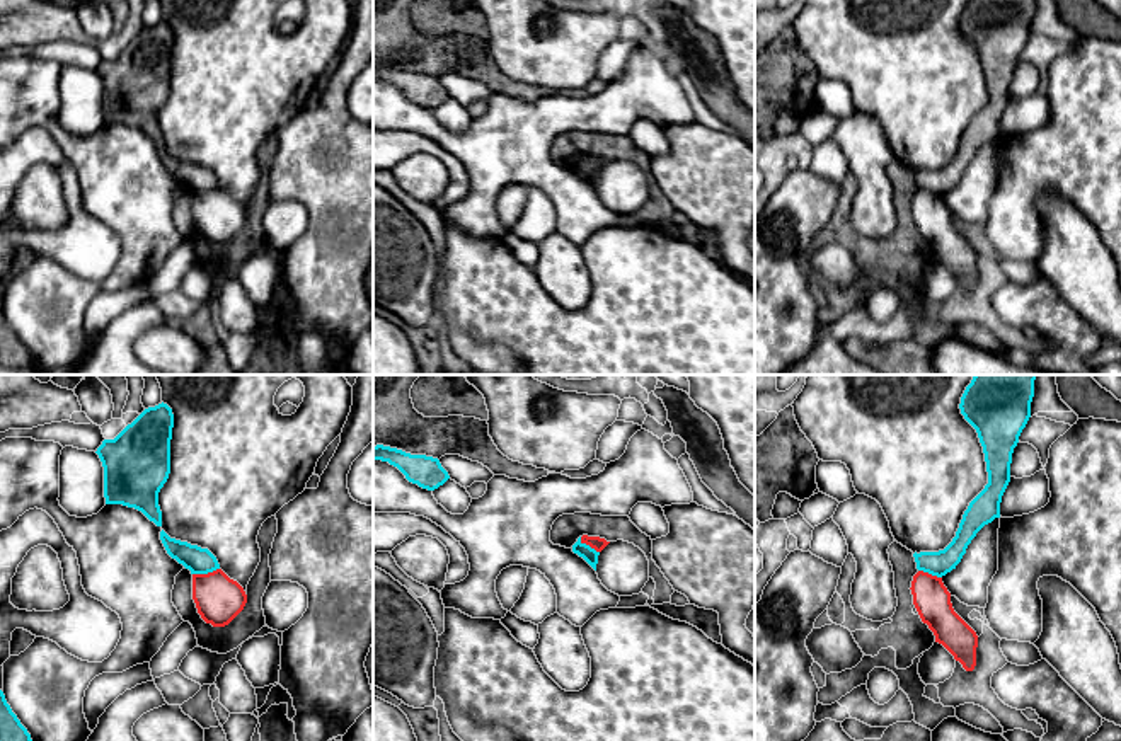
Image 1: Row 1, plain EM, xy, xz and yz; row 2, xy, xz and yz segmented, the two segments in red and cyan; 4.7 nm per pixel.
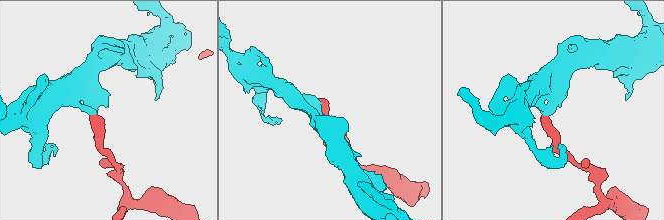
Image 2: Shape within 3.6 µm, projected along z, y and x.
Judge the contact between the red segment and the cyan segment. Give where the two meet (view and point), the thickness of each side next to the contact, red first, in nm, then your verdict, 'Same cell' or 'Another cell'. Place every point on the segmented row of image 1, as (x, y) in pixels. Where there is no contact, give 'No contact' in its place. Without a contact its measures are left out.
Touches red at xy (205, 574). Thickness 220 nm (red) against 130 nm. Another cell

